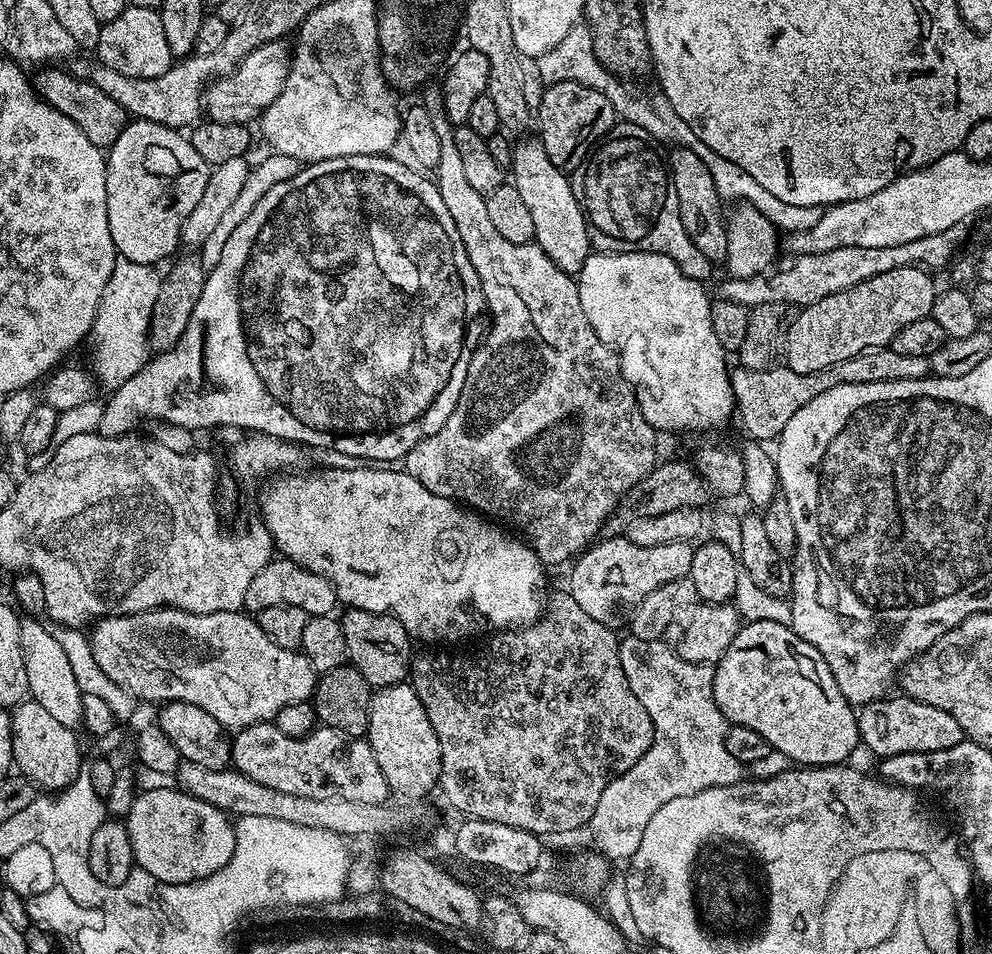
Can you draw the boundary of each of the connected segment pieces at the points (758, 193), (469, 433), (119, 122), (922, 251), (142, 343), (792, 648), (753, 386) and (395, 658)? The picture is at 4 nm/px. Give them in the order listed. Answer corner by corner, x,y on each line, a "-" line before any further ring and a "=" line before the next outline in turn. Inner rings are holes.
581,22
574,25
570,34
566,34
566,38
562,38
562,42
554,46
554,50
546,50
546,54
535,57
535,62
538,66
538,74
545,86
558,82
578,82
582,86
590,86
606,94
606,98
610,98
610,106
614,106
617,117
623,123
642,126
642,130
650,133
655,140
660,141
661,145
679,146
692,151
706,166
706,170
710,170
710,178
714,178
714,186
718,190
721,201
728,202
733,199
732,201
737,200
748,204
785,233
810,230
810,226
818,222
821,209
790,206
790,202
782,202
782,198
774,198
770,190
758,186
758,182
754,182
750,174
738,170
734,162
726,162
722,154
714,154
714,150
710,150
710,146
706,146
706,142
702,142
702,138
698,138
698,134
694,134
694,130
690,130
690,126
686,126
686,122
682,122
682,118
674,114
674,106
670,106
670,102
664,95
657,95
657,100
654,100
640,89
635,88
632,85
635,83
617,76
609,68
602,66
602,62
598,62
592,49
592,31
588,28
587,23
=
439,87
430,89
422,97
422,103
434,122
434,131
437,132
438,142
442,145
442,155
438,158
438,166
434,170
434,183
438,194
442,194
442,202
450,213
450,218
454,218
454,226
458,229
458,238
462,238
462,246
466,246
466,258
470,258
470,266
474,266
480,279
480,285
484,291
484,303
487,311
489,313
492,311
492,329
489,330
484,345
481,348
479,345
478,350
473,351
466,382
462,386
462,394
458,394
458,402
454,406
450,418
446,418
446,422
437,432
430,434
422,442
418,442
403,456
402,468
403,471
410,474
410,478
418,478
418,482
422,482
422,486
426,486
426,490
430,490
430,494
438,494
447,500
457,501
485,517
495,518
497,521
505,520
505,522
500,522
507,525
509,529
517,528
517,530
512,530
523,537
529,548
536,551
536,556
545,566
564,563
567,565
573,558
579,557
580,553
601,535
608,517
617,511
618,505
631,493
636,484
642,482
642,478
646,478
648,471
656,467
658,433
650,426
650,422
646,422
646,418
642,418
642,410
636,401
636,390
625,378
619,356
609,344
602,342
602,338
598,338
598,334
594,334
594,330
582,310
582,298
578,298
578,286
575,279
569,273
558,270
558,266
554,266
554,262
550,262
550,258
546,258
546,254
536,243
511,244
506,242
506,238
502,238
502,234
498,234
497,228
491,224
486,211
485,197
478,194
478,190
474,190
474,185
466,179
464,164
458,154
458,146
454,146
454,134
452,133
454,125
444,112
444,98
441,89
=
44,66
37,72
40,73
34,76
36,93
47,104
54,106
58,114
66,114
66,118
70,118
70,122
74,122
74,126
78,126
78,130
82,130
82,134
86,134
86,138
94,142
94,146
107,150
114,142
118,142
118,136
129,124
130,117
126,109
118,106
114,98
110,98
110,94
98,90
98,86
94,86
89,80
79,80
71,71
64,69
63,72
60,66
=
951,228
938,234
930,234
926,238
918,238
918,242
906,242
902,246
878,246
877,248
838,246
836,250
826,250
824,254
801,256
792,254
787,257
789,260
781,259
778,266
767,268
764,272
754,274
750,278
733,276
724,278
718,296
721,300
738,302
750,310
766,302
782,302
793,306
813,304
822,298
830,298
830,294
850,290
850,286
858,286
858,282
866,282
866,278
886,274
886,270
913,266
925,270
944,267
947,269
957,255
956,247
960,244
960,234
962,234
960,228
=
117,259
114,270
110,274
110,282
106,290
102,290
102,298
98,302
96,317
92,323
90,344
92,340
91,375
107,390
114,390
126,378
138,374
142,366
150,358
148,346
148,327
150,314
154,306
156,288
144,284
145,265
129,260
=
748,622
730,642
730,650
717,660
714,674
714,702
722,710
729,724
750,726
750,730
762,734
773,750
786,754
796,766
824,768
828,764
843,764
851,761
852,751
861,747
860,721
857,709
838,690
826,658
810,646
786,624
778,622
=
890,346
867,348
854,358
846,358
846,362
838,362
826,370
818,370
814,374
798,374
787,366
773,366
754,370
736,366
731,369
732,393
736,399
735,423
740,423
742,431
752,442
775,441
786,422
806,406
806,402
818,398
818,394
826,394
839,384
865,384
866,382
894,382
895,380
922,380
930,372
929,358
918,358
916,355
894,354
=
348,608
345,613
345,616
339,617
339,622
346,638
348,660
352,667
358,669
373,689
405,683
412,671
414,641
402,622
398,622
393,616
385,616
383,612

